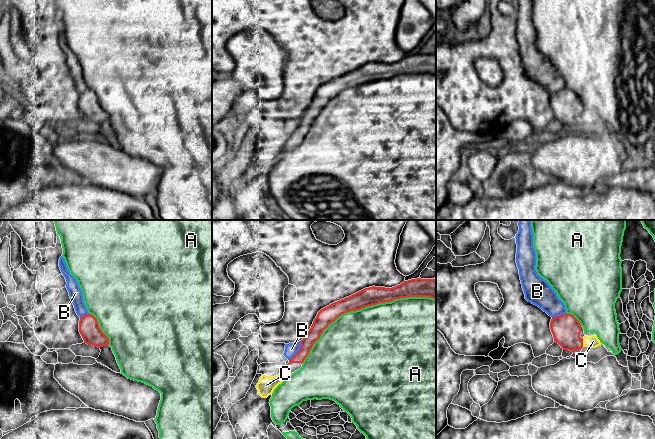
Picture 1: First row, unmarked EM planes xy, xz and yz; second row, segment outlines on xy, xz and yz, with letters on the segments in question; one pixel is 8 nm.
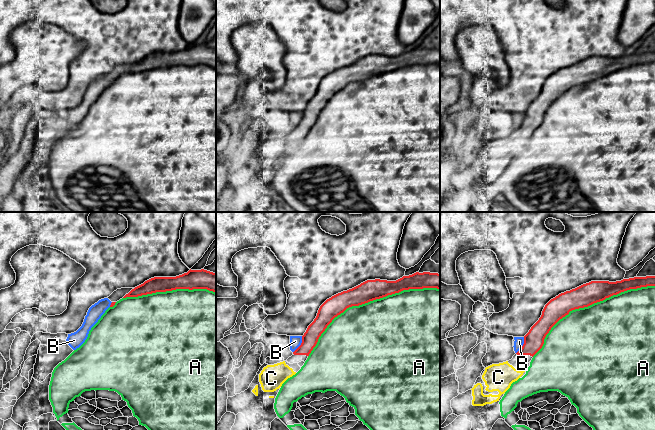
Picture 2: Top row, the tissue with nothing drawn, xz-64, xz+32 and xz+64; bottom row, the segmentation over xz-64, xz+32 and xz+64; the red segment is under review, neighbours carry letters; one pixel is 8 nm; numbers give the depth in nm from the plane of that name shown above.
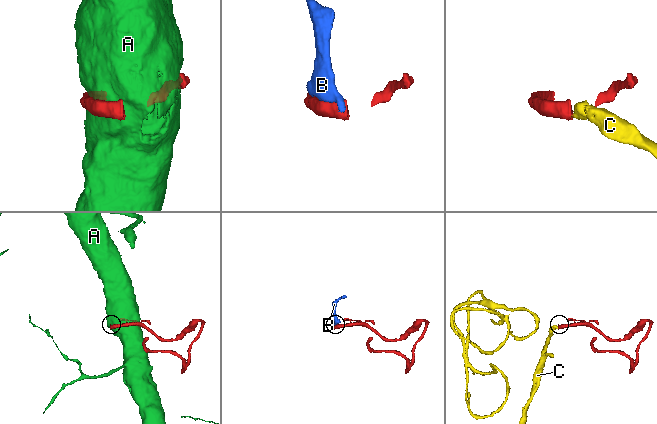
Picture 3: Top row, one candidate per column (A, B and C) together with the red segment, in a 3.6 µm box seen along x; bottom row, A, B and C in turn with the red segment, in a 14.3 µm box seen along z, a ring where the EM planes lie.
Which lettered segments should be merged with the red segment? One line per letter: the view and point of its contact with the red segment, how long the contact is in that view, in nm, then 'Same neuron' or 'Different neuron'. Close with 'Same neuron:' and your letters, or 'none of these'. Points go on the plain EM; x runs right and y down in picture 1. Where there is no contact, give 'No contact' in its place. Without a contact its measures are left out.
A: Touches red at xz (363, 83). Shared border 1200 nm. Different neuron
B: Touches red at xz (298, 127). Shared border 190 nm. Different neuron
C: Touches red at yz (582, 119). Shared border 80 nm. Same neuron
Same neuron: C

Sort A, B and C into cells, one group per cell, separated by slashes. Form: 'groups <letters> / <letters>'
groups A / B / C

